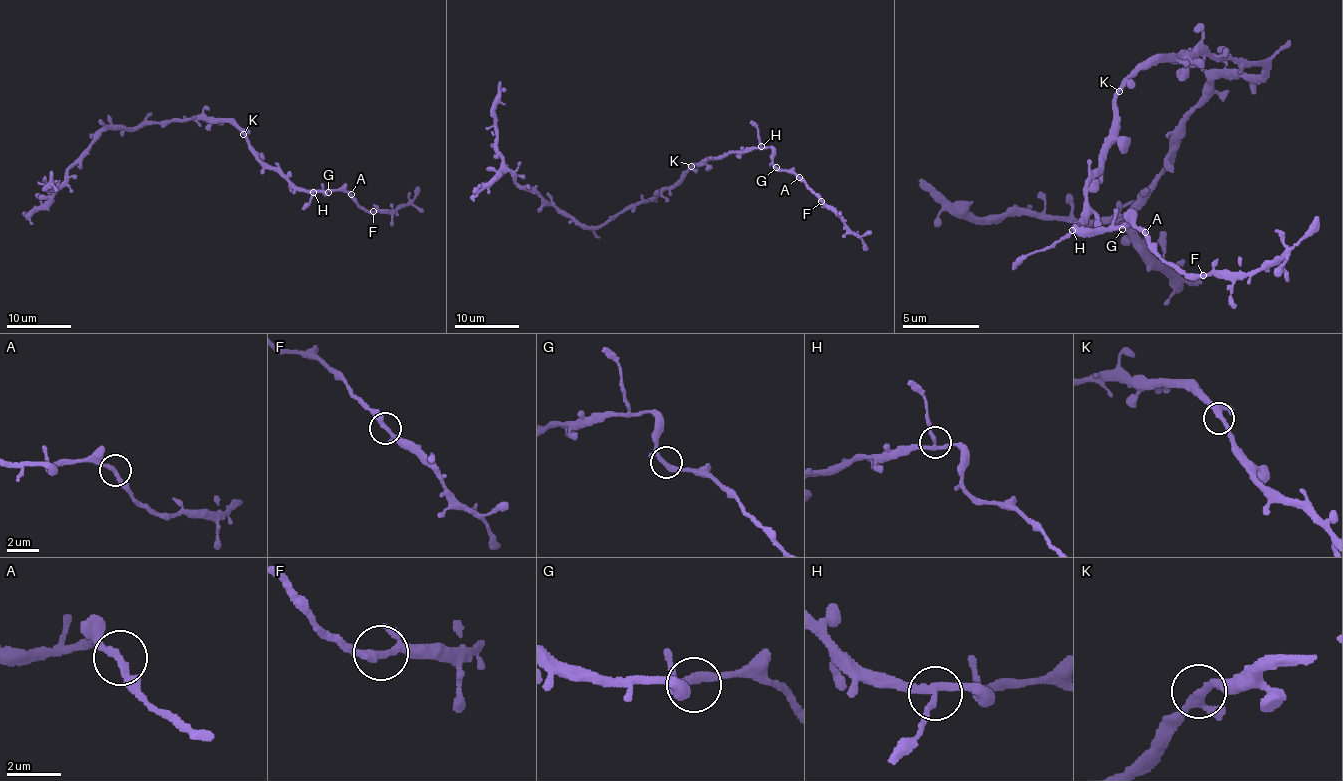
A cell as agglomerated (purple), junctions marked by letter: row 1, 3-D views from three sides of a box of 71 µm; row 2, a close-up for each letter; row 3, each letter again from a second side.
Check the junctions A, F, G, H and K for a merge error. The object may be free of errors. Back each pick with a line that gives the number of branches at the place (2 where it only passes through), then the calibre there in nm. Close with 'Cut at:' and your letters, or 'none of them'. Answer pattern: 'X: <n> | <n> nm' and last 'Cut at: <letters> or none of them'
H: 3 | 240 nm
Cut at: H

